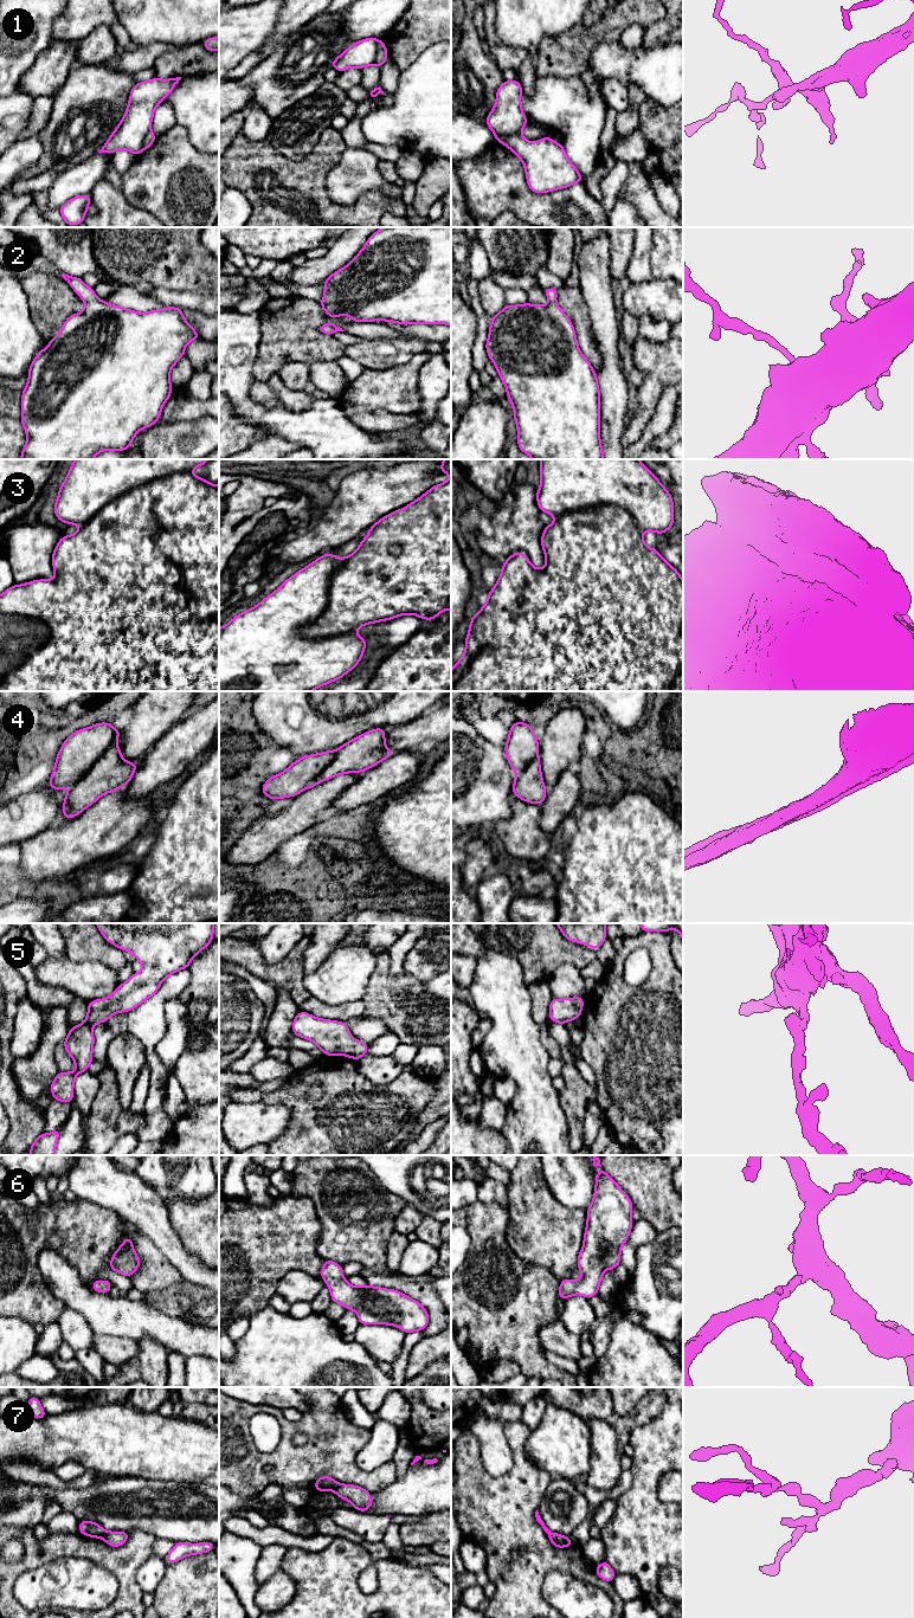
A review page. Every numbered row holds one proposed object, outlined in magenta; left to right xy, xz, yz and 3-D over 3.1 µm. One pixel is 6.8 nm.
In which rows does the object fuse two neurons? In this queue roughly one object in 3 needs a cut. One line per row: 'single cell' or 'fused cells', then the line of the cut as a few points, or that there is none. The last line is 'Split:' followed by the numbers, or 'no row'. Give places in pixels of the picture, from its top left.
1: fused cells | xz (380, 42), (373, 63)
2: single cell | no cut
3: fused cells | xz (345, 558), (330, 579), (326, 610), (303, 630), (307, 638)
4: fused cells | xy (114, 743), (73, 785)
5: single cell | no cut
6: single cell | no cut
7: fused cells | xy (107, 1532), (102, 1538)
Split: 1, 3, 4, 7

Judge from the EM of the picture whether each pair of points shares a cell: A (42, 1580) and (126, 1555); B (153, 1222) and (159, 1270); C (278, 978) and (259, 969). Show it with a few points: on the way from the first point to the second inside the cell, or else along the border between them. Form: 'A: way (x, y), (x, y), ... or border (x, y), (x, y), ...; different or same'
A: border (70, 1557), (94, 1560), (118, 1581); different
B: border (137, 1229), (175, 1269); different
C: way (274, 973), (264, 971); same

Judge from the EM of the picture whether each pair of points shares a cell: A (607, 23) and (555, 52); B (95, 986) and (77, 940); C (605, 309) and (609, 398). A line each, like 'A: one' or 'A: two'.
A: one
B: two
C: one

